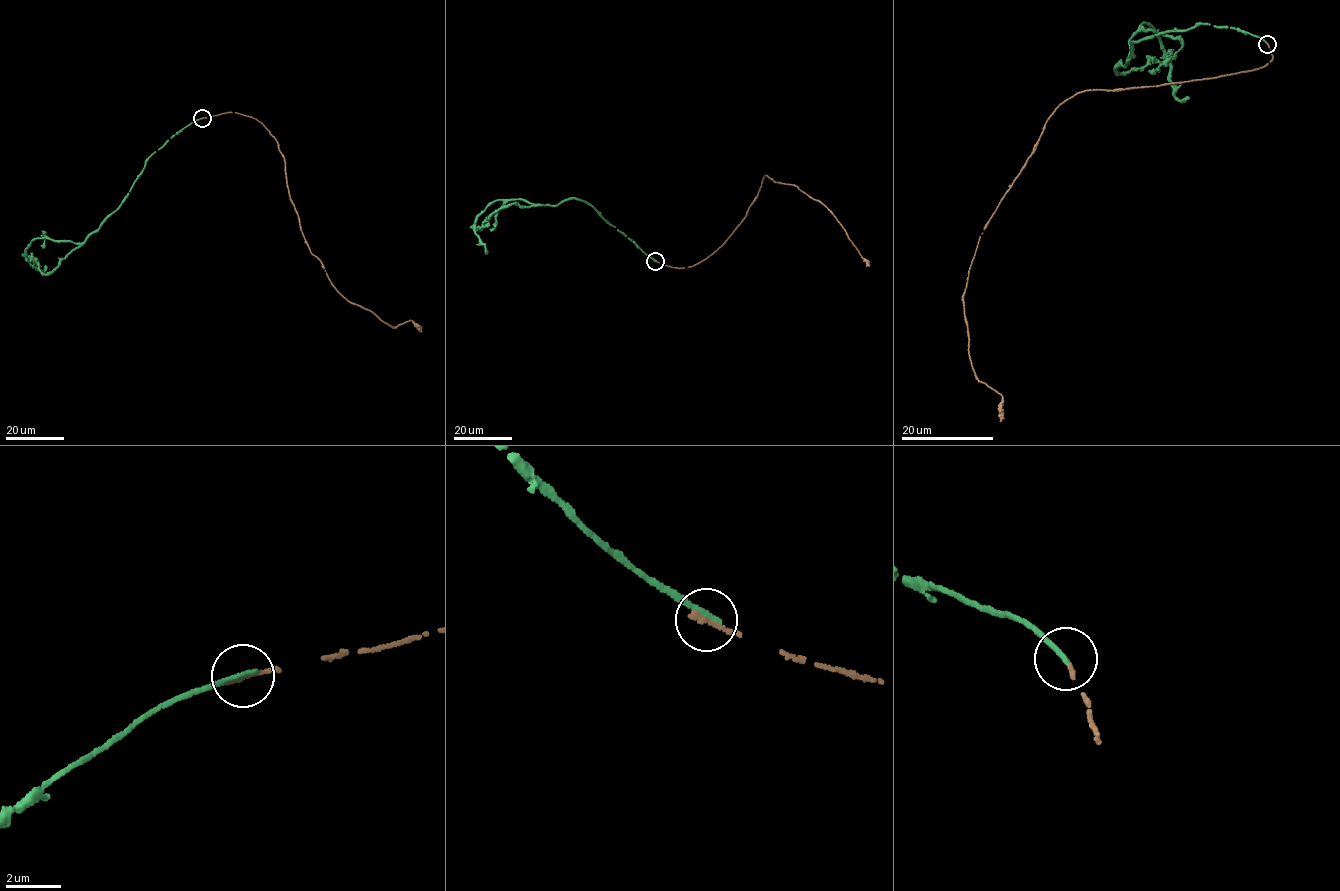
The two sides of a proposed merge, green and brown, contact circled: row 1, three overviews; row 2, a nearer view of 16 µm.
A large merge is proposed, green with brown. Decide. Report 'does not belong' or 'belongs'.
does not belong

